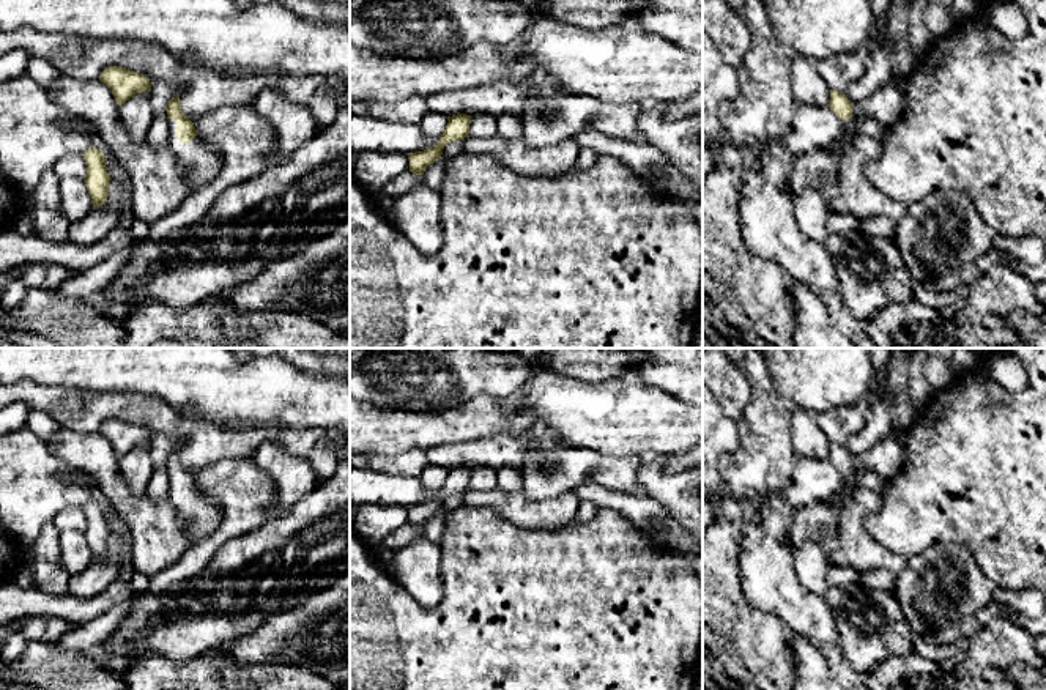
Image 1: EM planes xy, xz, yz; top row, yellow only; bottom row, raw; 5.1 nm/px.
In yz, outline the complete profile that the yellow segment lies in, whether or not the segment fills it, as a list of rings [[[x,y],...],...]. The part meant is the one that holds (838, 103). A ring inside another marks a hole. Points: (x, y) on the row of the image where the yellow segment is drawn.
[[[830,90],[829,107],[841,120],[838,135],[841,145],[794,154],[789,178],[794,192],[796,222],[805,236],[821,244],[829,236],[829,203],[838,192],[840,161],[859,135],[852,120],[852,102],[844,93]]]

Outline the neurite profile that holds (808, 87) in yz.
[[[791,52],[791,87],[799,104],[829,106],[830,90],[821,74],[814,69],[813,60]]]

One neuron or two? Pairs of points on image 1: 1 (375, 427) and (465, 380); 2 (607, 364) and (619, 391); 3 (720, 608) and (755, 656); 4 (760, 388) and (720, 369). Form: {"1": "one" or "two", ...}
{"1": "two", "2": "two", "3": "one", "4": "two"}

